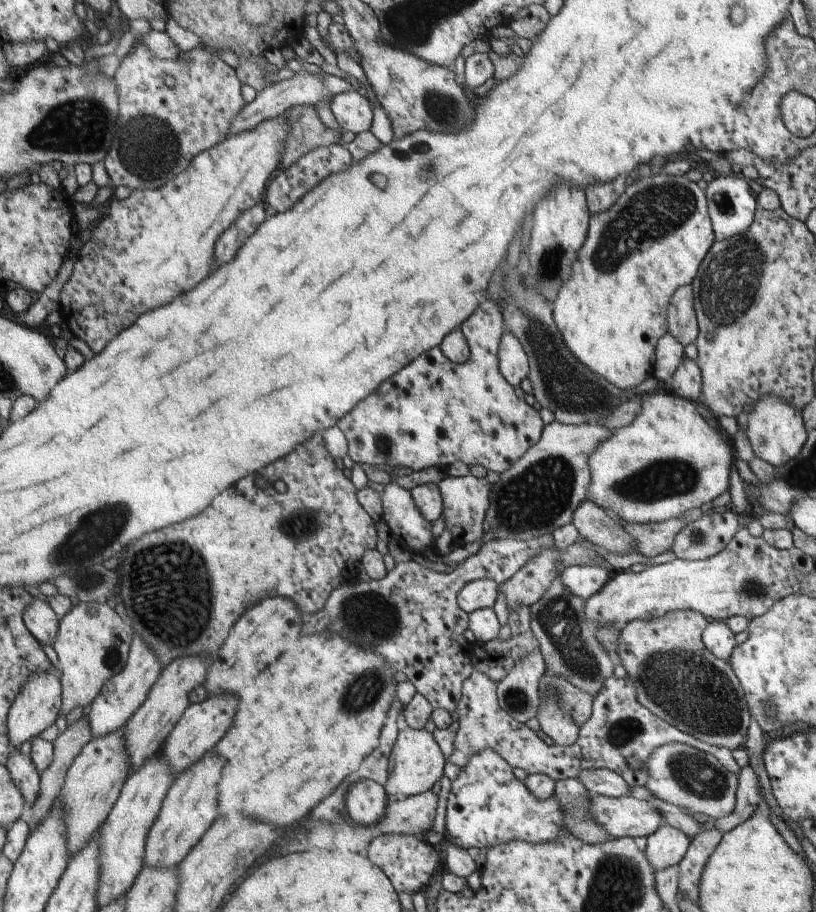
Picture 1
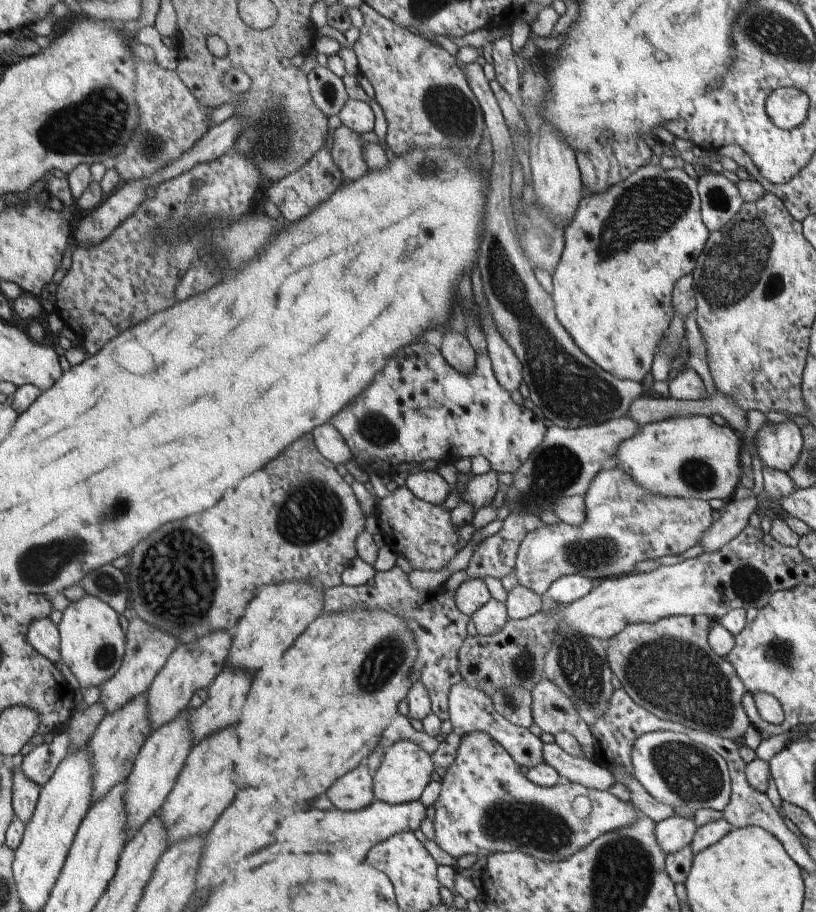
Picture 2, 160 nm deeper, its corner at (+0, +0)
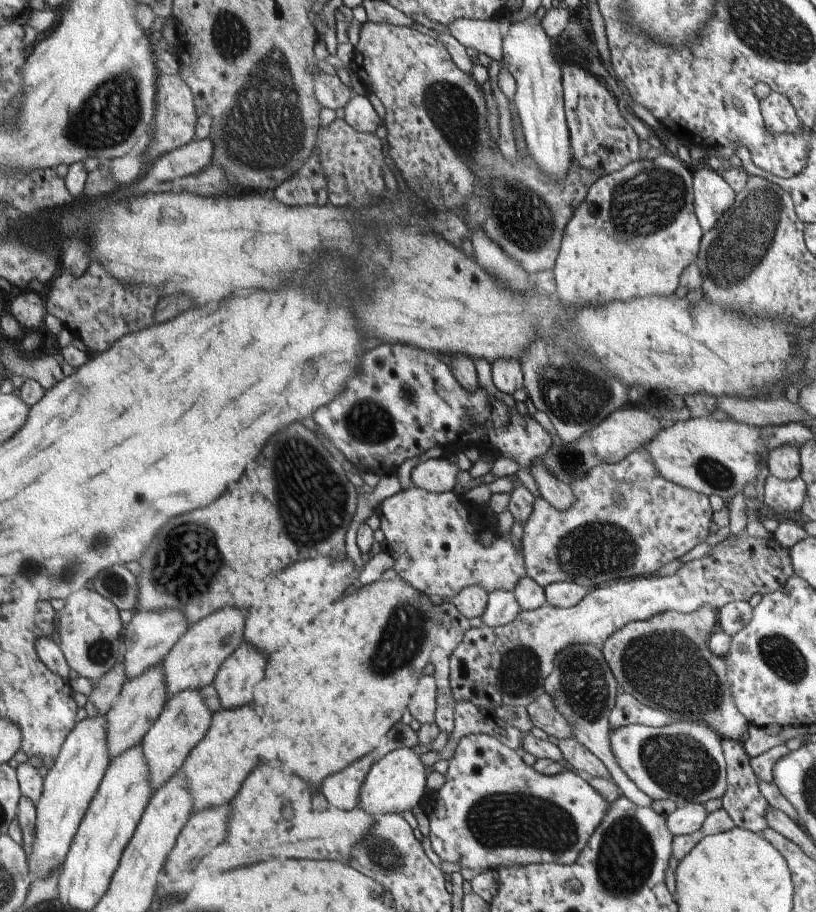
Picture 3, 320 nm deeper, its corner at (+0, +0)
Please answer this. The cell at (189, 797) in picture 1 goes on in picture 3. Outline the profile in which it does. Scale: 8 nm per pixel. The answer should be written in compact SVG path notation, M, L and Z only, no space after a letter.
M252 704L235 709L221 708L213 713L208 734L185 759L182 767L194 796L194 812L230 803L240 790L246 774L262 764L262 752L258 752L258 736L262 740L262 718L266 716L258 716L258 708Z

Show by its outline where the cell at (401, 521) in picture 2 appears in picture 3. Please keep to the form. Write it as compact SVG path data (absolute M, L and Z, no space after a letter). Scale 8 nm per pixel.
M410 486L383 500L378 508L378 514L383 523L380 528L387 542L387 552L394 559L393 569L397 576L429 596L438 594L450 600L464 587L472 585L486 589L487 593L498 589L513 591L520 578L527 576L528 569L522 546L520 549L514 546L510 533L498 534L490 546L484 546L480 542L480 531L483 526L478 528L478 532L474 532L474 524L470 524L472 510L454 494L453 490L435 493Z

